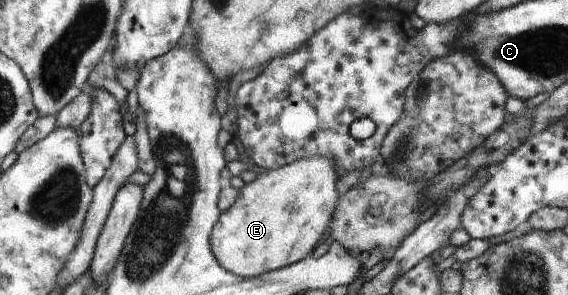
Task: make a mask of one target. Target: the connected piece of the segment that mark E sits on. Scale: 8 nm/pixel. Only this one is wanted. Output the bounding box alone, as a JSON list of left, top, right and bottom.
[210,156,339,278]

